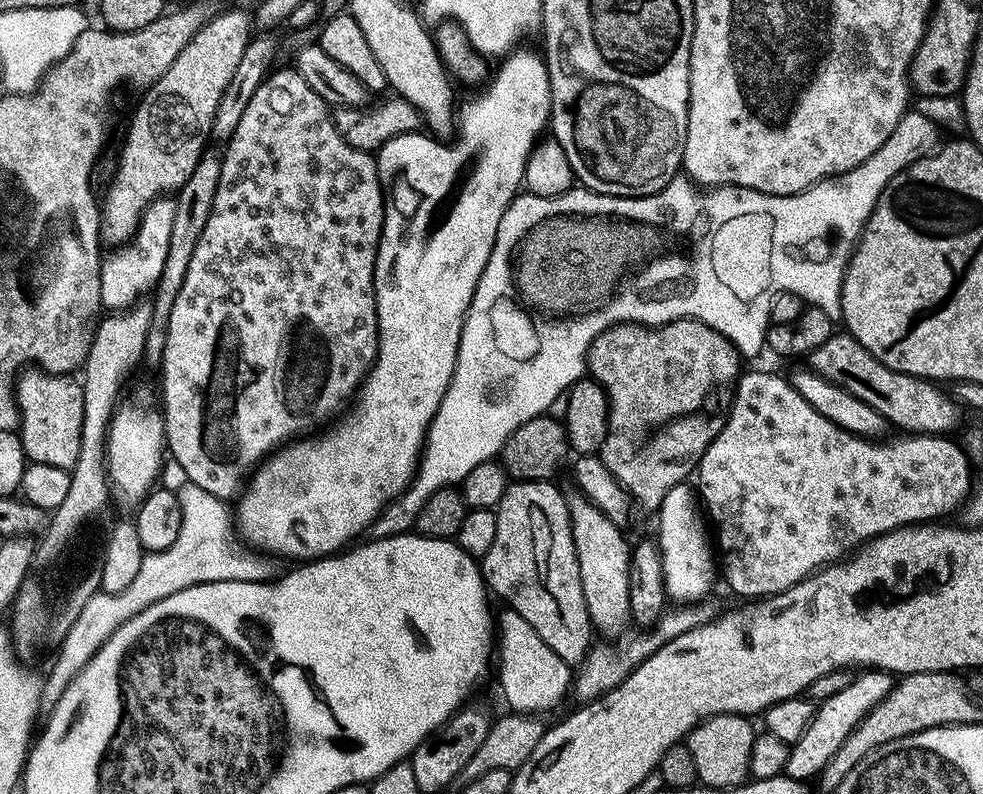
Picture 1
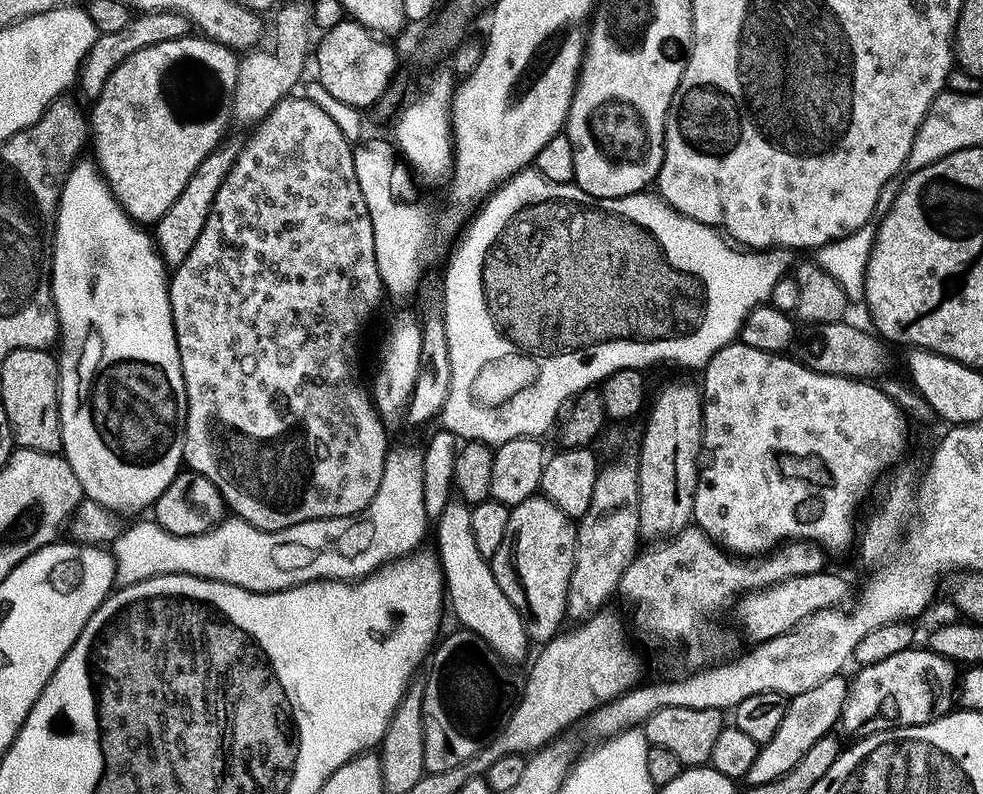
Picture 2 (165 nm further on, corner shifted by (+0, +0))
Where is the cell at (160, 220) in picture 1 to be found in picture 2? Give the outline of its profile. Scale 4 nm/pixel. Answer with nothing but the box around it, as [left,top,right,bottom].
[90,34,240,226]

